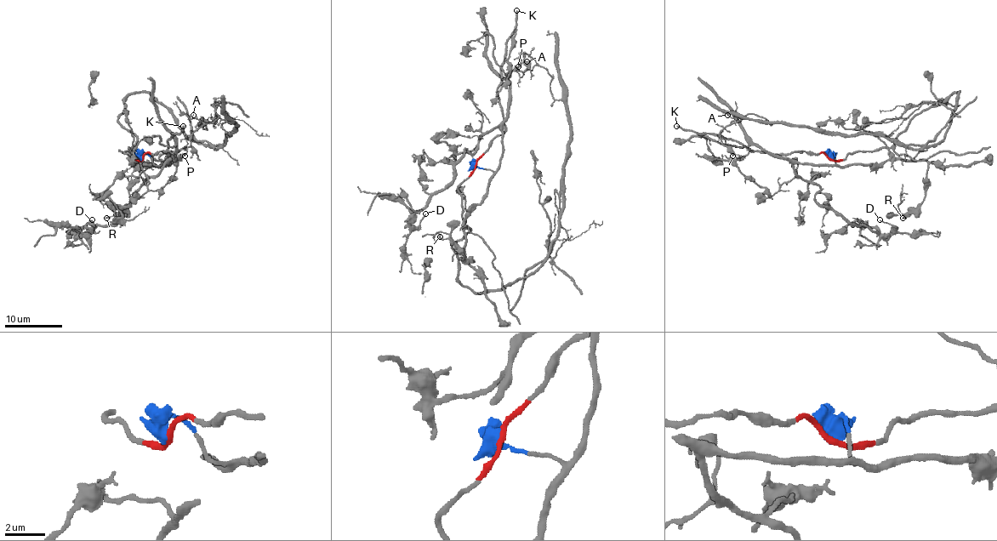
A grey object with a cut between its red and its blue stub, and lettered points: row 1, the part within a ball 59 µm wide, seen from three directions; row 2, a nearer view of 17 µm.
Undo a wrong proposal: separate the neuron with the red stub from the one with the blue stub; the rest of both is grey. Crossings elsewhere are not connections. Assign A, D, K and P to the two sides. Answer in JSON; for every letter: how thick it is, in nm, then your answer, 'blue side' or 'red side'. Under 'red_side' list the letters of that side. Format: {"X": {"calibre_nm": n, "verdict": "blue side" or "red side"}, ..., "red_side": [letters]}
{"A": {"calibre_nm": 100, "verdict": "red side"}, "D": {"calibre_nm": 110, "verdict": "blue side"}, "K": {"calibre_nm": 280, "verdict": "red side"}, "P": {"calibre_nm": 80, "verdict": "red side"}, "red_side": ["A", "K", "P"]}

